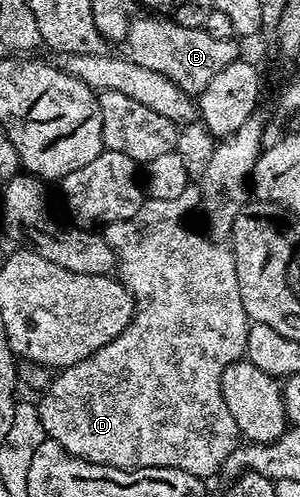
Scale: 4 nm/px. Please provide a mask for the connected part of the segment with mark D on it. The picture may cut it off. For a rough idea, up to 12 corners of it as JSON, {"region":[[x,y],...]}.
{"region":[[190,186],[104,225],[131,322],[37,400],[116,468],[222,471],[251,323]]}

